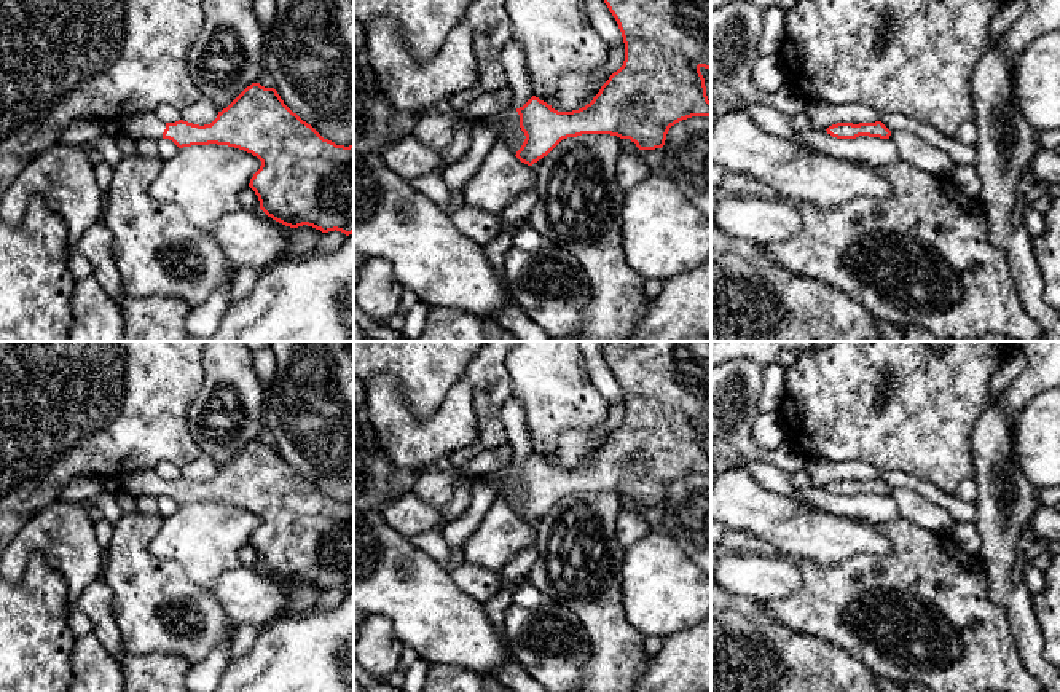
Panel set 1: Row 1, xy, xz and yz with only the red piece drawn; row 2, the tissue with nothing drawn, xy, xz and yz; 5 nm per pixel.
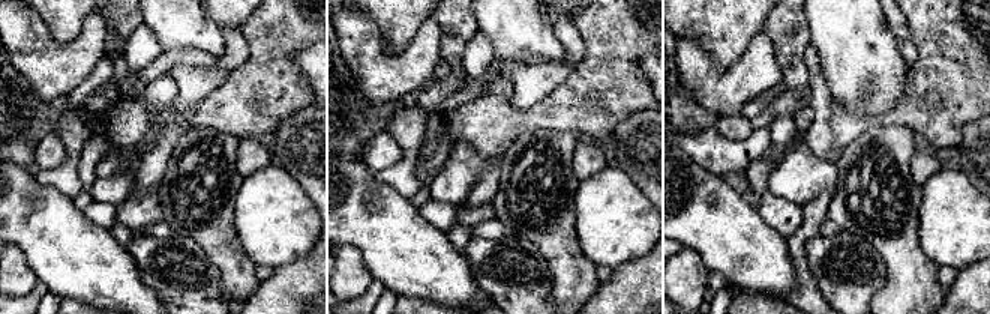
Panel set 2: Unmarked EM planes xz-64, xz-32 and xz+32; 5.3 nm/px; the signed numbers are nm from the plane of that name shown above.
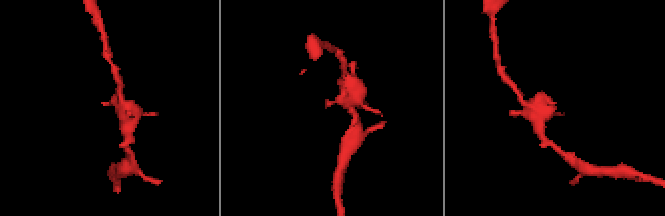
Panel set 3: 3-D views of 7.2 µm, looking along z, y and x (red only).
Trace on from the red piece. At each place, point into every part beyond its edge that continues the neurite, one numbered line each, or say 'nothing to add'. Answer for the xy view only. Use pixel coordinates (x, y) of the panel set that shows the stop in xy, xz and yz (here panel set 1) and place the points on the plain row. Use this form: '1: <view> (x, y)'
1: xy (147, 482)

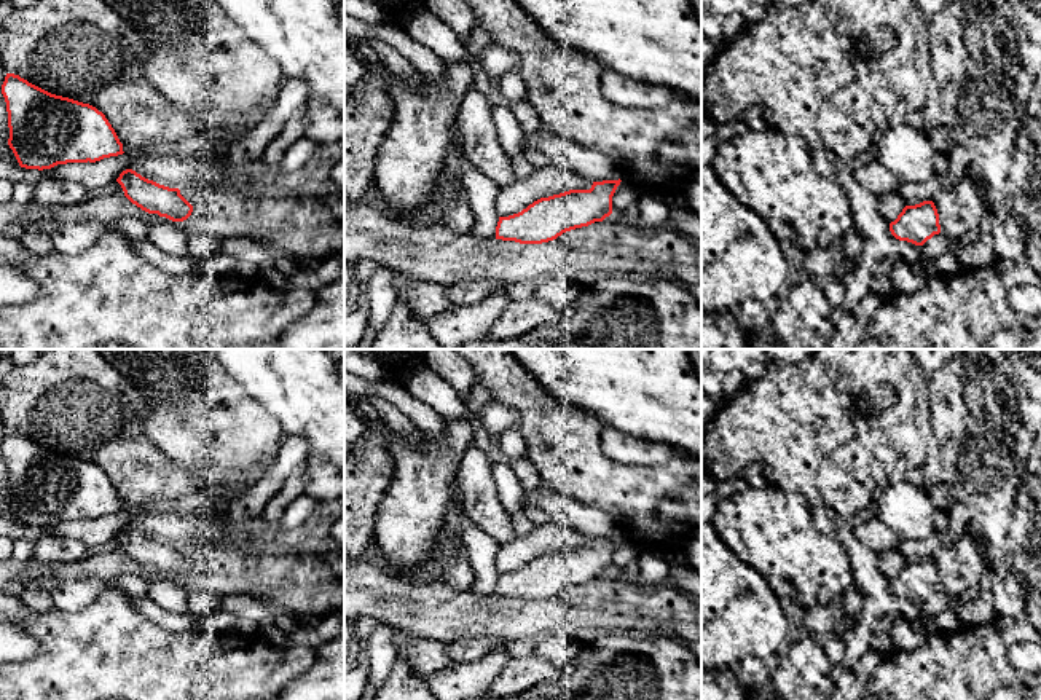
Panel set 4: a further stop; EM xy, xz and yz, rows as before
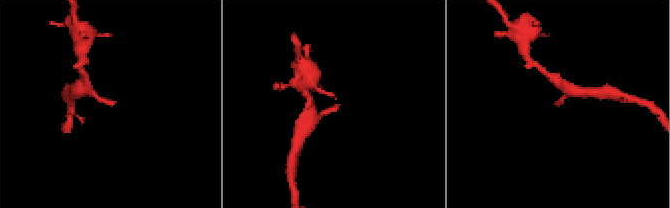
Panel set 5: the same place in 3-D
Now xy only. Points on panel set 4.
nothing to add

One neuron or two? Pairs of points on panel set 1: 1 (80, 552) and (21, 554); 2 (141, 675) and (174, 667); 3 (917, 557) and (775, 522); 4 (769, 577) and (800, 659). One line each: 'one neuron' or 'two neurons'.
1: one neuron
2: one neuron
3: two neurons
4: two neurons

